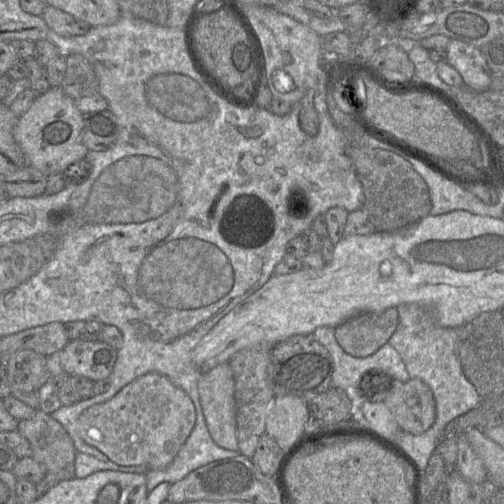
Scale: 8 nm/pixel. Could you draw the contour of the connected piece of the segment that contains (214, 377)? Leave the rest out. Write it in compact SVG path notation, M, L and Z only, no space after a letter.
M229 362L203 373L198 393L213 441L224 449L238 451L235 382Z

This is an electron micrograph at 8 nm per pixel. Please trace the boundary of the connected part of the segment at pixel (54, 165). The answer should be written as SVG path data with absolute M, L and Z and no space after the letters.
M61 86L38 94L29 109L17 118L13 136L27 159L27 165L45 175L64 173L74 162L84 159L88 149L82 143L83 114L75 100L67 96Z

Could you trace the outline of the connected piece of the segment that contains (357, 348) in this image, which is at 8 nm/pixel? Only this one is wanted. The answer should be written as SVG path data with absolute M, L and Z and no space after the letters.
M397 307L361 313L335 328L335 338L351 356L363 358L386 344L398 324Z

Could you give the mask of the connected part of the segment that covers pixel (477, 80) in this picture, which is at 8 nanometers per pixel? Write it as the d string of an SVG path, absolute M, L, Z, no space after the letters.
M450 39L445 52L446 62L458 71L466 88L474 92L489 90L490 69L479 48L460 40Z

